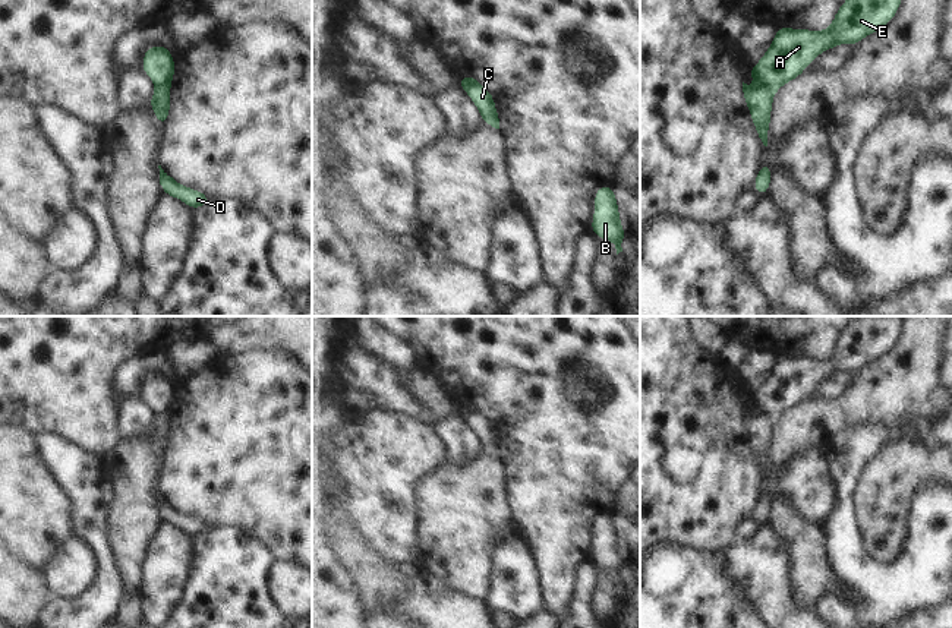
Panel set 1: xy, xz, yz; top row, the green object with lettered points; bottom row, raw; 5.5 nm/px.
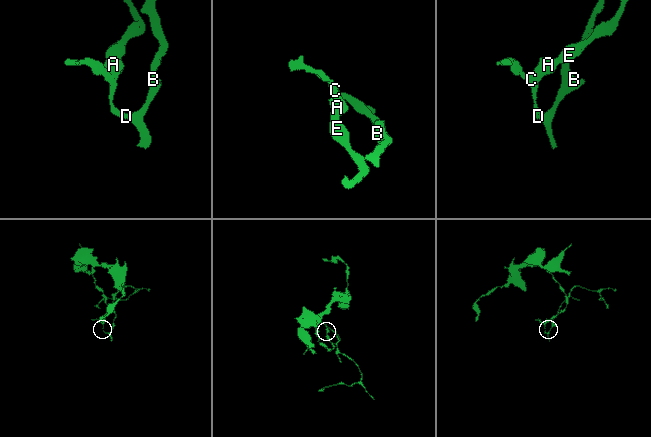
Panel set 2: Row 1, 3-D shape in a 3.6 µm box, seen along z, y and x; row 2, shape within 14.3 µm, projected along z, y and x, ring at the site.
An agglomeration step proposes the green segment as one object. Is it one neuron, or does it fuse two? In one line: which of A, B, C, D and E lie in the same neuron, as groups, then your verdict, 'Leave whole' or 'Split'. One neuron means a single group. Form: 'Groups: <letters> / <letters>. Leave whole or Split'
Groups: A E / B C D. Split

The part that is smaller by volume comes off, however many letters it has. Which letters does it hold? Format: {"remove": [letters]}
{"remove": ["B", "C", "D"]}

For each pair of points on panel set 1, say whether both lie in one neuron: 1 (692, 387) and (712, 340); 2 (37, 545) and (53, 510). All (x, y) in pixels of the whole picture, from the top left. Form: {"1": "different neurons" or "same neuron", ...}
{"1": "different neurons", "2": "same neuron"}

